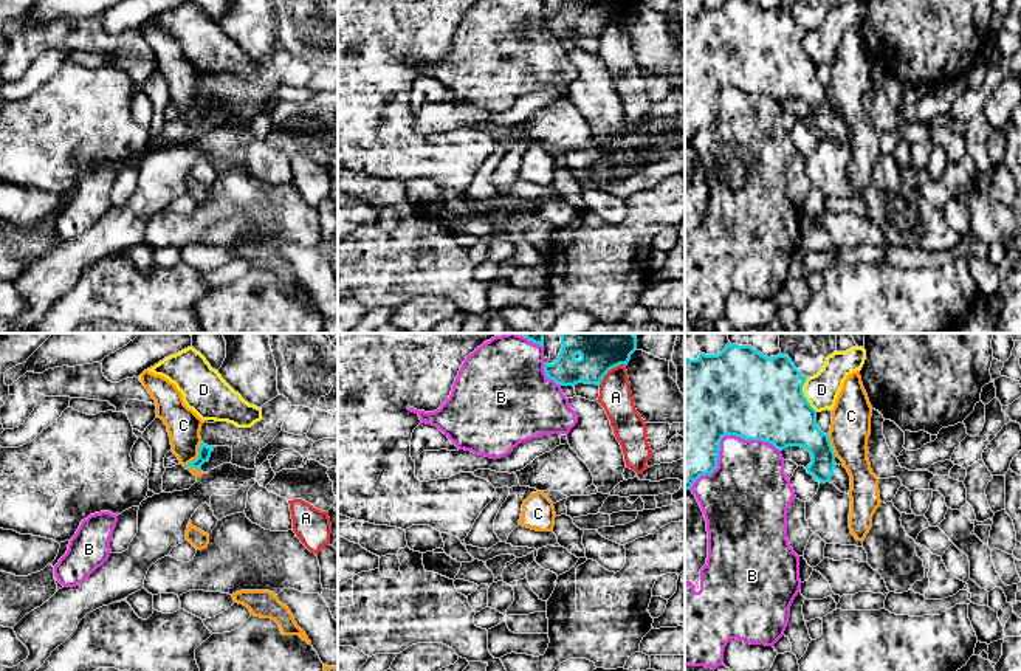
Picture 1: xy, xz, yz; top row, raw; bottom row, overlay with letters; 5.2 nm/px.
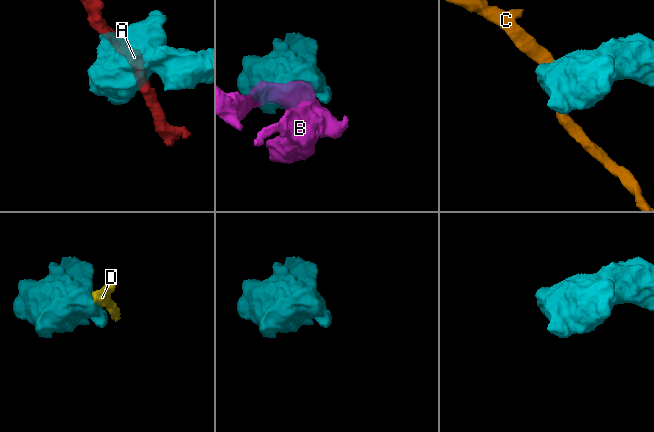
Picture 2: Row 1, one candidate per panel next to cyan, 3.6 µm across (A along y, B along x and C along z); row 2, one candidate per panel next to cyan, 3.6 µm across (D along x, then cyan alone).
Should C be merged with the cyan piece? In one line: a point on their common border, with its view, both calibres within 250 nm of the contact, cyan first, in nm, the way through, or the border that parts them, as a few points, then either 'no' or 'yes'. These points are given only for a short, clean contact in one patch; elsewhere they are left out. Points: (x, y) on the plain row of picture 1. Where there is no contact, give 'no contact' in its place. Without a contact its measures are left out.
meets cyan in xy at (199, 109); 70 nm thick on the cyan side, 180 nm on the other; border along xy (202, 95), (197, 109), (186, 121); no

